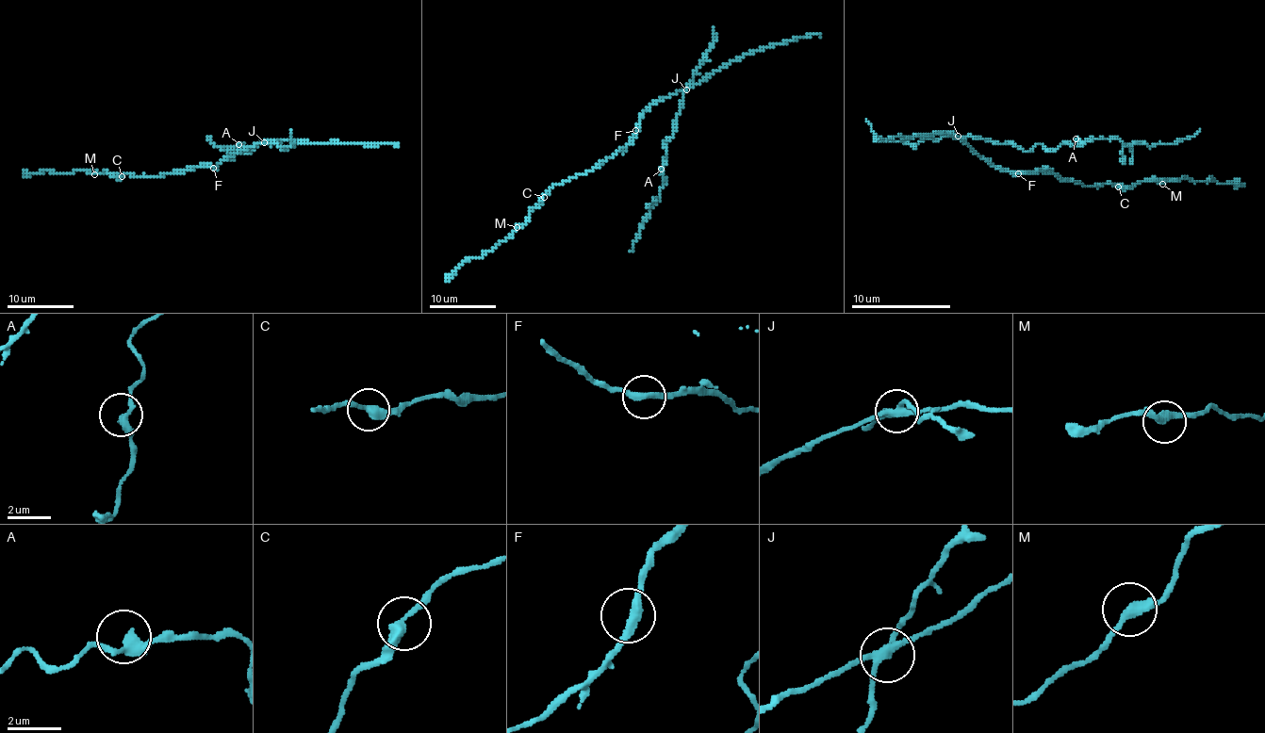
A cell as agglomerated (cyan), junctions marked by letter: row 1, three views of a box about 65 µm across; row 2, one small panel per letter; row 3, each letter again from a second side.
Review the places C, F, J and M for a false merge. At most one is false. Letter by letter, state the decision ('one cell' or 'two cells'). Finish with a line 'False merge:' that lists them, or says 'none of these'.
C: one cell
F: one cell
J: two cells
M: one cell
False merge: J

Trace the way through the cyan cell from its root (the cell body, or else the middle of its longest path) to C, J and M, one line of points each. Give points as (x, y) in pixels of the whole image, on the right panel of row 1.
C: (1018, 171), (1053, 171), (1060, 179), (1070, 179), (1083, 187), (1105, 184), (1118, 187)
J: (1018, 171), (995, 169), (959, 137)
M: (1018, 171), (1053, 171), (1060, 179), (1070, 179), (1083, 187), (1105, 184), (1132, 187), (1138, 181), (1162, 184)

